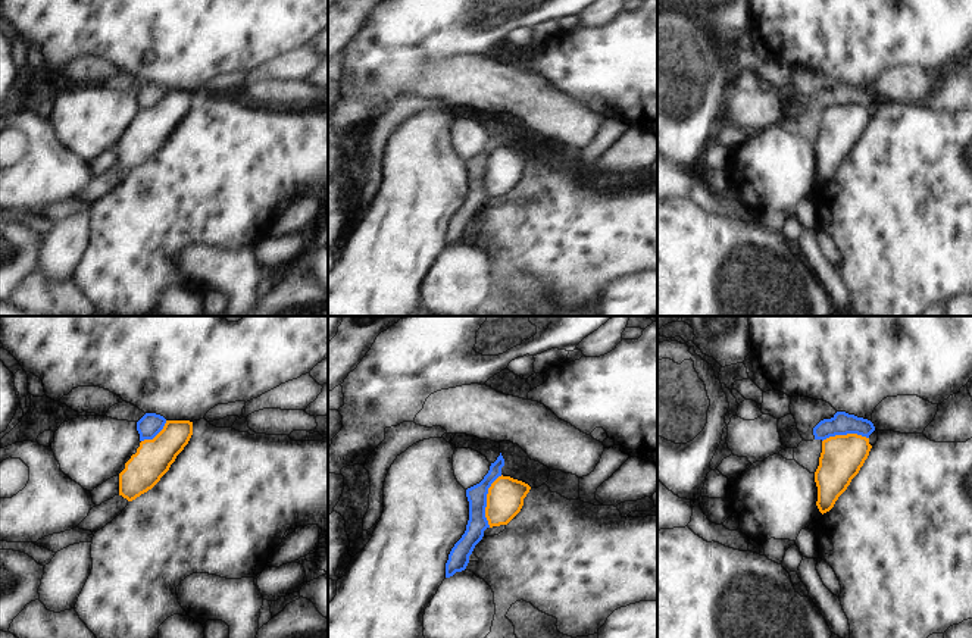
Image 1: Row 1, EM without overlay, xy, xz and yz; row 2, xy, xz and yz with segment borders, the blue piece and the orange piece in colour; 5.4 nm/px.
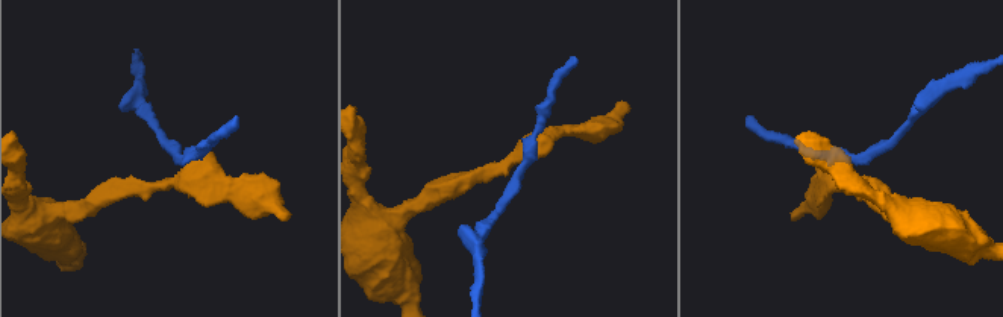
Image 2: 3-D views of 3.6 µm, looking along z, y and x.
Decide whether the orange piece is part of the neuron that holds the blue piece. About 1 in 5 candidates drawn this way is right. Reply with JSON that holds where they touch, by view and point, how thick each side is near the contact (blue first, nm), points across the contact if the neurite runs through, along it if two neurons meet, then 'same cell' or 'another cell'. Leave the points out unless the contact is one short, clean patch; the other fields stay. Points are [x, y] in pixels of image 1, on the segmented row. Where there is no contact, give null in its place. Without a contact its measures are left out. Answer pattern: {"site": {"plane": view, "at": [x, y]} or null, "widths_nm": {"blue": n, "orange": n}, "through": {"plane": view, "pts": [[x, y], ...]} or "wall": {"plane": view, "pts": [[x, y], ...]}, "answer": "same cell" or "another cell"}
{"site": {"plane": "xz", "at": [486, 500]}, "widths_nm": {"blue": 110, "orange": 200}, "wall": {"plane": "xz", "pts": [[502, 475], [488, 488], [486, 507], [488, 527]]}, "answer": "another cell"}

